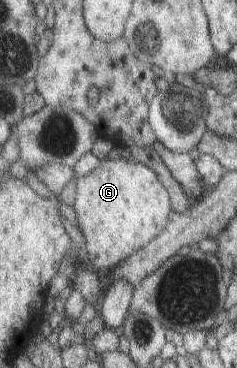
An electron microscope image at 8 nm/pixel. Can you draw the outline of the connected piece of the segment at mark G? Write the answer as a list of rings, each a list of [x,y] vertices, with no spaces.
[[[105,157],[91,173],[78,178],[79,193],[74,207],[86,236],[87,248],[96,268],[115,270],[166,230],[174,212],[172,196],[158,172],[129,159]]]

